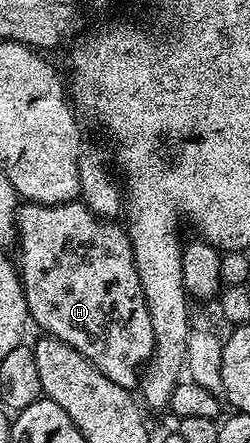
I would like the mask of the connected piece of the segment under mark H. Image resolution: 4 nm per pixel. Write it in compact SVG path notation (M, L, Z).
M75 199L65 201L63 205L35 205L26 203L18 210L18 240L16 242L16 250L18 249L18 257L16 256L16 265L20 270L22 278L22 290L26 296L26 306L30 309L30 316L33 324L38 324L42 331L49 336L58 337L64 343L68 343L76 351L80 351L80 355L84 355L93 365L100 371L104 371L104 375L108 375L108 379L112 379L112 383L116 383L120 387L131 391L137 390L140 385L140 372L138 368L149 362L150 357L156 352L154 348L154 328L152 327L152 319L148 315L148 307L144 291L140 287L140 275L134 266L134 252L130 246L130 239L125 228L122 229L113 220L102 220L91 211L87 205L81 200Z

